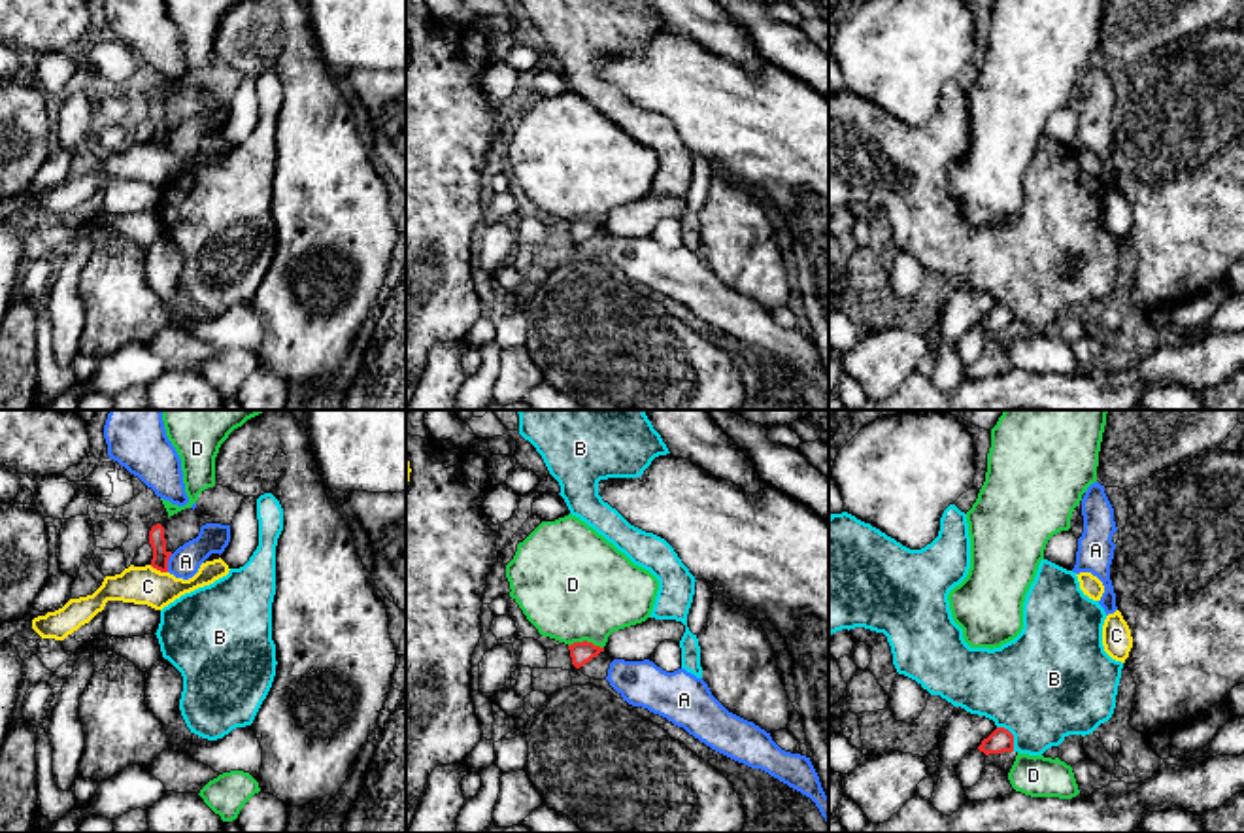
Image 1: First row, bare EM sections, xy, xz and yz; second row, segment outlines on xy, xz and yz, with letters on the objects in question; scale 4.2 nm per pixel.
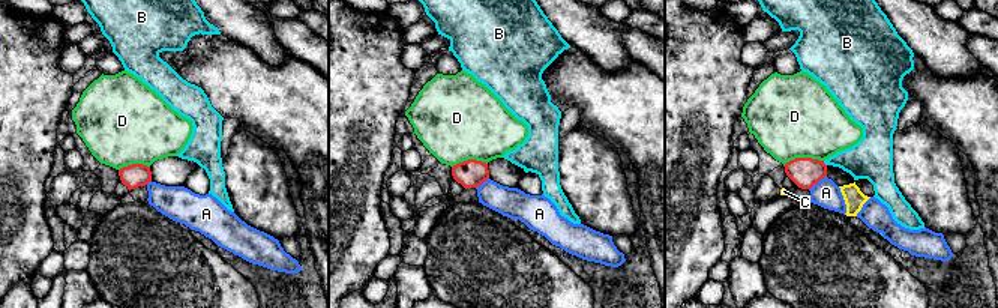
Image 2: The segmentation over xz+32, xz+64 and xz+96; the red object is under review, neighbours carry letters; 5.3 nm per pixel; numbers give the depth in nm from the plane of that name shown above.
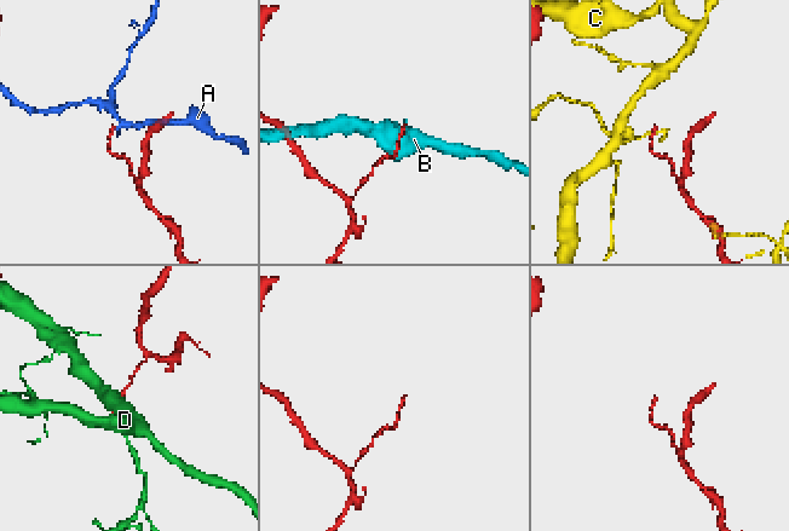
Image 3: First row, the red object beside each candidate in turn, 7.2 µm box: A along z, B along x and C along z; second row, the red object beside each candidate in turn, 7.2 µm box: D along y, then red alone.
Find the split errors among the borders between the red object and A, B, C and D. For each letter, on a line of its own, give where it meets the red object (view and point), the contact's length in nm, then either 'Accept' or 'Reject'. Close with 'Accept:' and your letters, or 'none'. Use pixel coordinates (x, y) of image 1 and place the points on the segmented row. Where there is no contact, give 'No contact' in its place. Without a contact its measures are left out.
A: Touches red at xy (167, 563). Shared border 80 nm. Reject
B: Touches red at yz (1012, 735). Shared border 130 nm. Reject
C: Touches red at xy (159, 569). Shared border 90 nm. Reject
D: Touches red at xz (586, 641). Shared border 150 nm. Reject
Accept: none

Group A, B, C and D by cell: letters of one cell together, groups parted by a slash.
A / B / C / D

